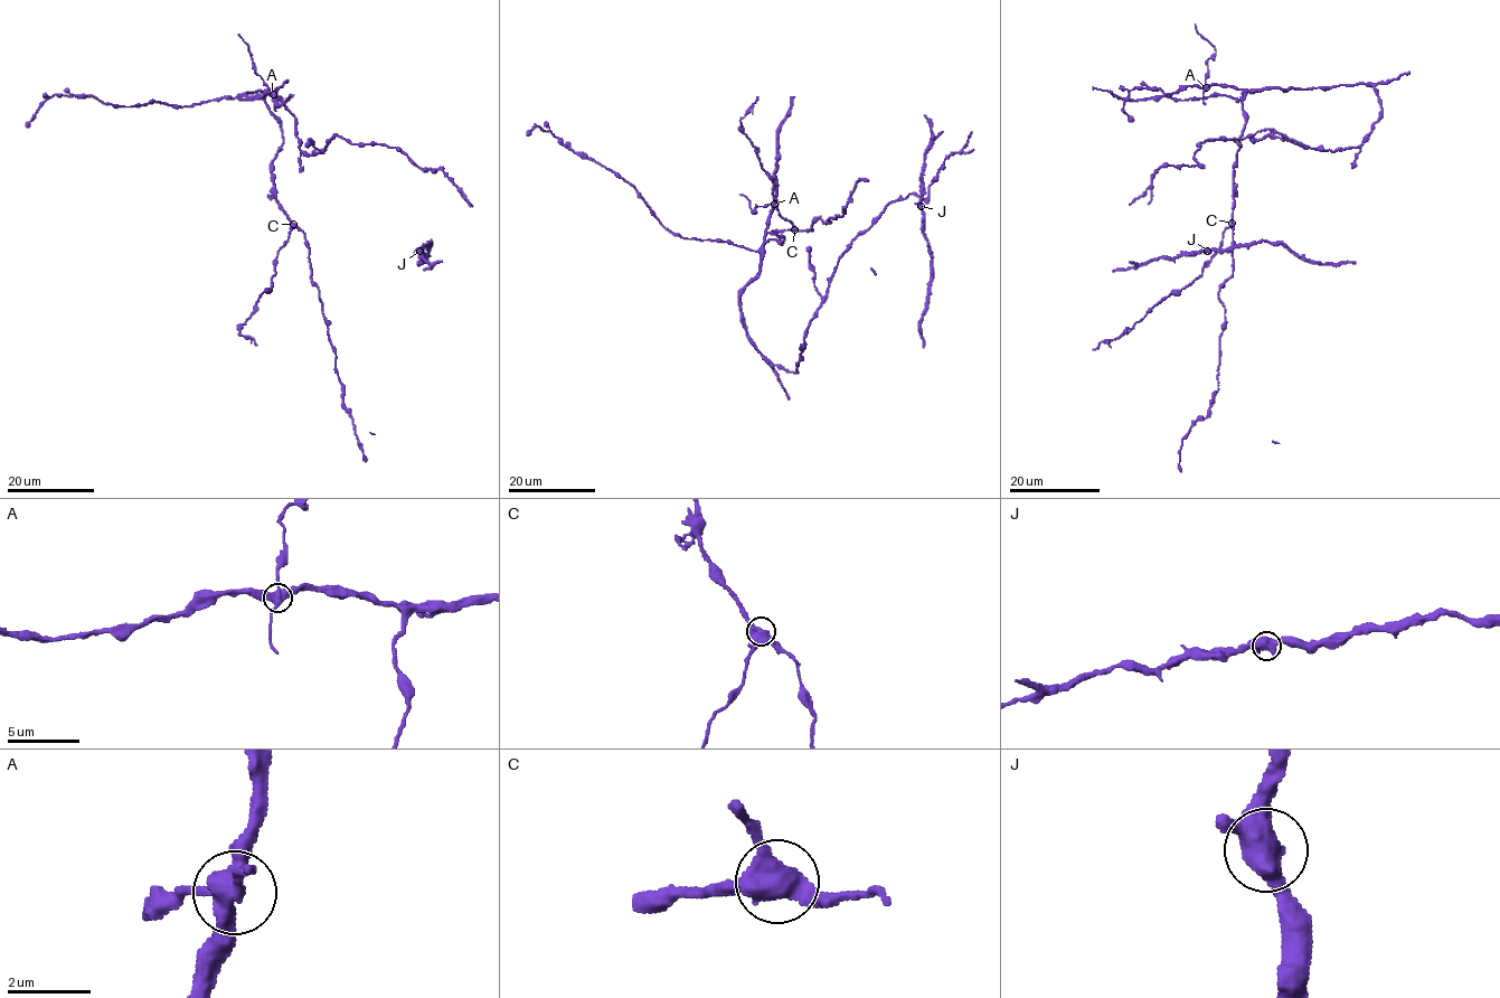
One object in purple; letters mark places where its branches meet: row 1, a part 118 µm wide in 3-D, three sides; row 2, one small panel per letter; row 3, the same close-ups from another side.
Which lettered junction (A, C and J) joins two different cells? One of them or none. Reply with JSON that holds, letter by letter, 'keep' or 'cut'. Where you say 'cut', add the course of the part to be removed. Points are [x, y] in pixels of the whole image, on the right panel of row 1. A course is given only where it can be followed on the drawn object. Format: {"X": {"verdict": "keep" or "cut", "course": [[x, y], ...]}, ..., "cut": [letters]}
{"A": {"verdict": "cut", "course": [[1205, 87], [1206, 64], [1216, 49], [1197, 31], [1195, 24]]}, "C": {"verdict": "keep"}, "J": {"verdict": "keep"}, "cut": ["A"]}

